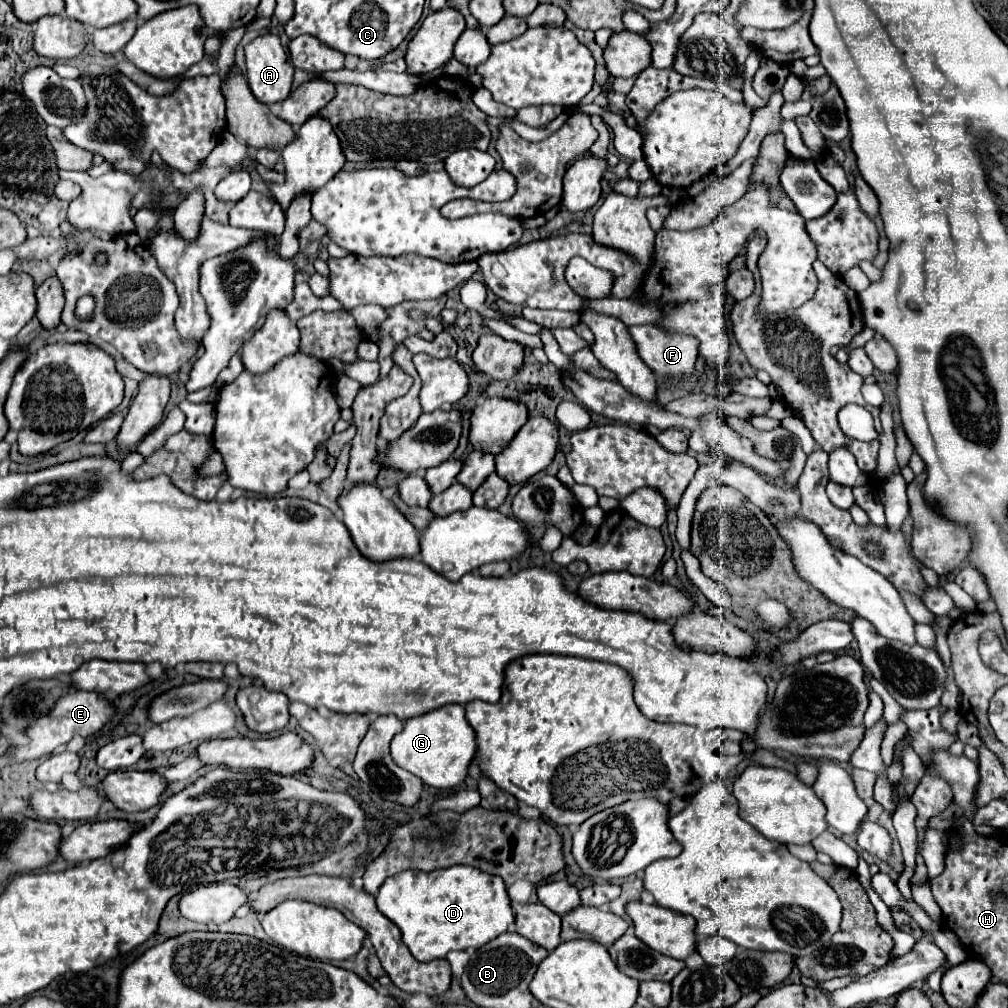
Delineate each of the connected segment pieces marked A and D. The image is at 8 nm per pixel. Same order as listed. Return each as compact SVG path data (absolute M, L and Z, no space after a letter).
M273 33L259 35L245 47L247 83L253 95L265 103L281 103L291 93L293 65L287 59L281 41Z
M459 865L431 873L403 871L389 877L377 893L377 907L385 917L389 917L399 927L403 943L419 961L443 959L449 951L459 951L467 947L475 949L483 947L499 933L505 933L507 927L513 923L511 899L503 879L499 879L497 875L489 875L485 871L475 871L473 867L459 867Z

